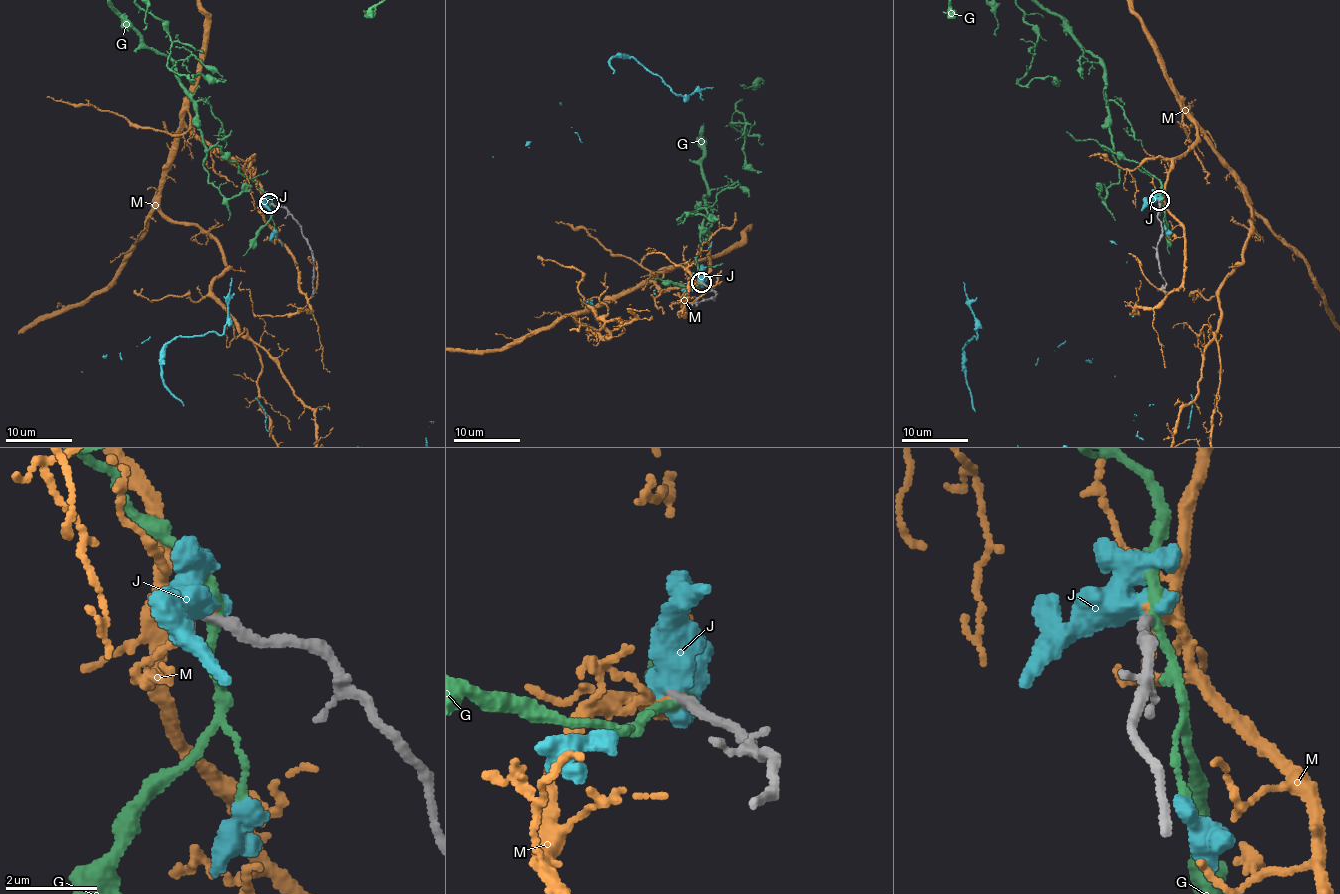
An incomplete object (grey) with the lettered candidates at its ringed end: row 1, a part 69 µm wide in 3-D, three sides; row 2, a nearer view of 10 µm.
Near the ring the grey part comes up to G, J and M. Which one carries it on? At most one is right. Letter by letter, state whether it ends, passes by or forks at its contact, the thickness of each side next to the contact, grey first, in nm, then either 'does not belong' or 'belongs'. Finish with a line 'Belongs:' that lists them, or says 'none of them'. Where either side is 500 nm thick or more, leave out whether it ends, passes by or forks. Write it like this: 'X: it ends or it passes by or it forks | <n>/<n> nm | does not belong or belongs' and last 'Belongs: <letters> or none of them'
G: it passes by | 260/220 nm | does not belong
J: 240/750 nm | does not belong
M: it passes by | 240/110 nm | does not belong
Belongs: none of them

